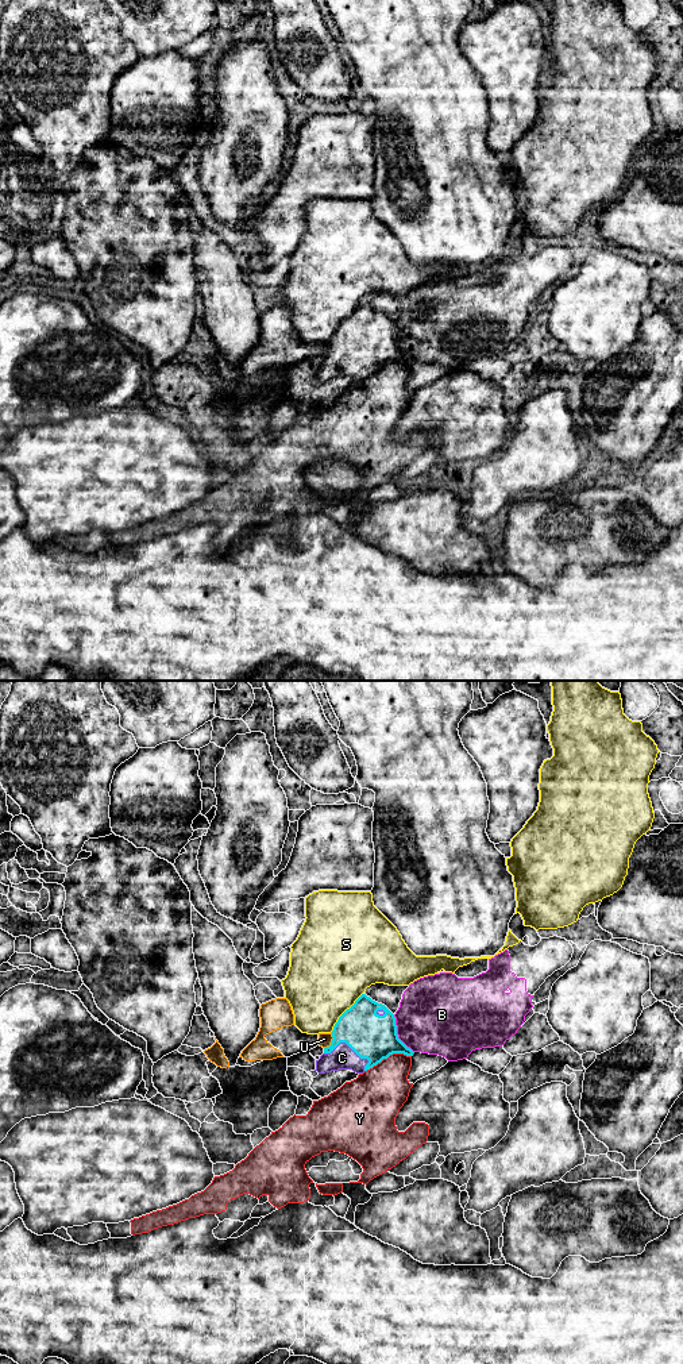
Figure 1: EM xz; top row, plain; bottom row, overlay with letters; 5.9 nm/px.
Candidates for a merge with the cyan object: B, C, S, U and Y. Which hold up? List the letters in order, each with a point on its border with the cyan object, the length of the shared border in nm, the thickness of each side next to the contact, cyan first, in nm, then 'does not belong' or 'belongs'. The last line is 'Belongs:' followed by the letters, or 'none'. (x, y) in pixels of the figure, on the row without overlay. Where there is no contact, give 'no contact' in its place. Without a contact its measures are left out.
B: xz (396, 342) | 260 nm | 280/440 nm | does not belong
C: xz (347, 353) | 280 nm | 280/140 nm | belongs
S: xz (344, 320) | 300 nm | 280/460 nm | does not belong
U: xz (332, 350) | 120 nm | 280/80 nm | does not belong
Y: xz (388, 365) | 300 nm | 280/320 nm | does not belong
Belongs: C

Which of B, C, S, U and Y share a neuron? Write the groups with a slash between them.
B U / C / S / Y

